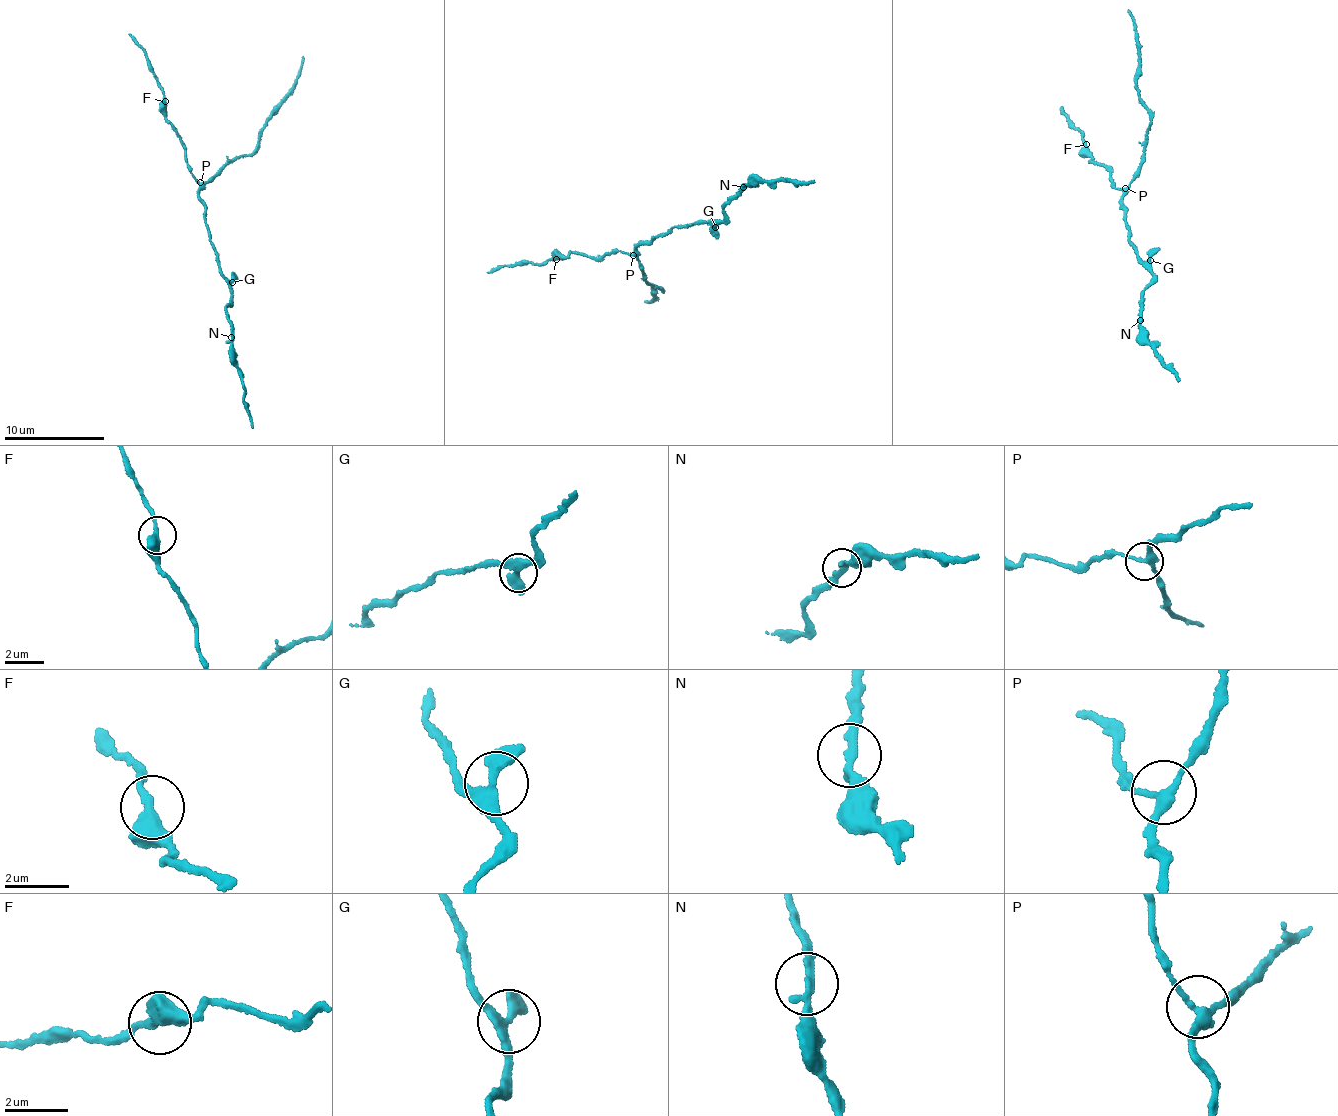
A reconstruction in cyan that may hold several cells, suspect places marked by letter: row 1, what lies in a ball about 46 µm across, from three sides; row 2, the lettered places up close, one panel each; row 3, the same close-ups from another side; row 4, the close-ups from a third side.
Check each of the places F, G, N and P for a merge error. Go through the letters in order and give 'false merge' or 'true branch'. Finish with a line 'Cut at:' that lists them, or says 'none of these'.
F: true branch
G: true branch
N: true branch
P: true branch
Cut at: none of these

